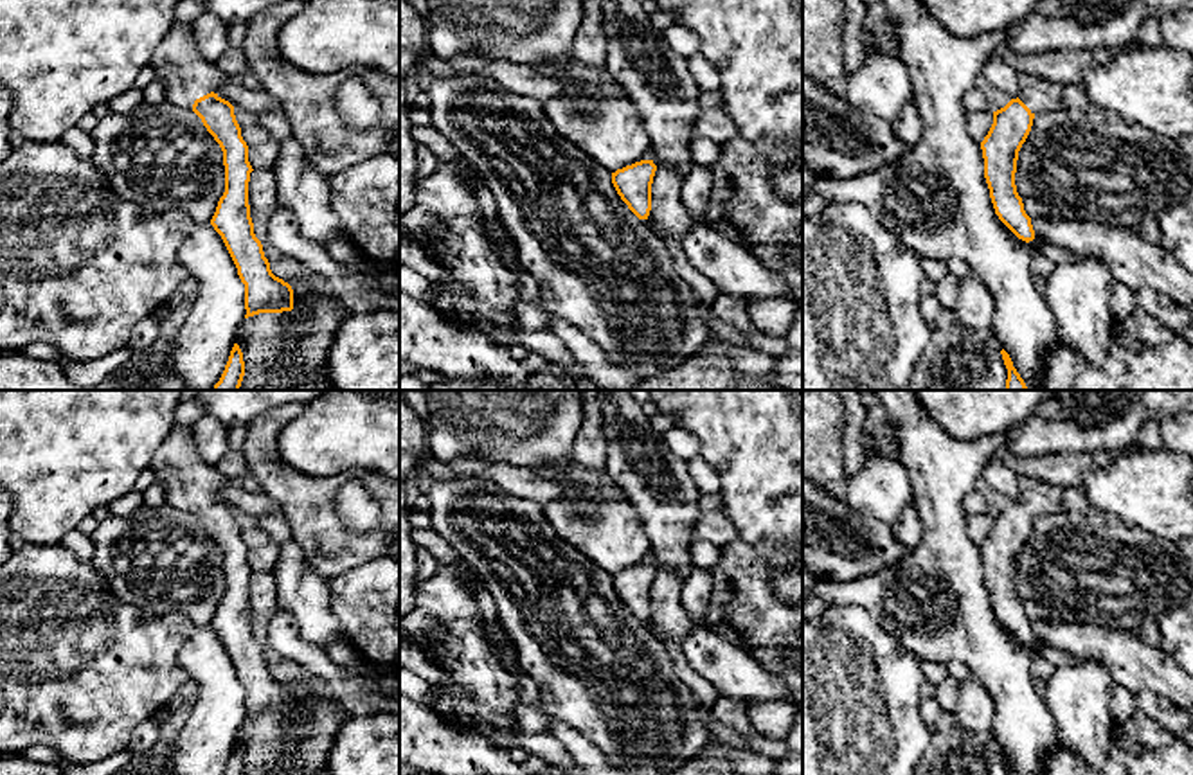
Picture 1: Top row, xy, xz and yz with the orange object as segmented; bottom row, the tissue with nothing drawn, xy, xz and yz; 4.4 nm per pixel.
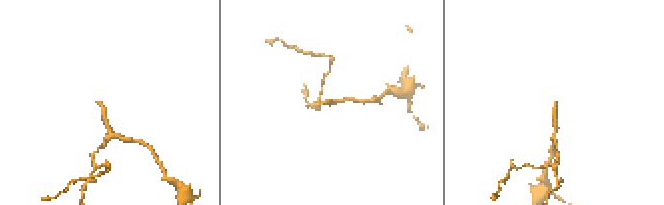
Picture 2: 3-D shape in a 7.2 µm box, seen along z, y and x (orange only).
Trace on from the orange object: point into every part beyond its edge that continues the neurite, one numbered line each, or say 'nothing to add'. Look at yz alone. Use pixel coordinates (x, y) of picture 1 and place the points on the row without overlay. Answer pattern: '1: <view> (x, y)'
1: yz (1037, 497)

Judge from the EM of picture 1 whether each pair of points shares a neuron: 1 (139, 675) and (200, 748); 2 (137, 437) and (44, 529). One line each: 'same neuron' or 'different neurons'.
1: different neurons
2: same neuron

